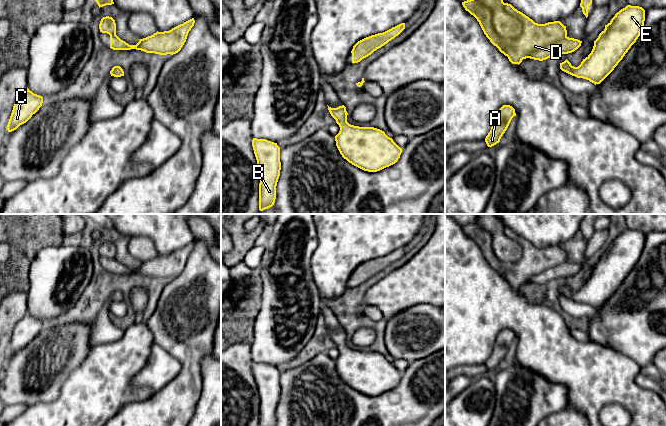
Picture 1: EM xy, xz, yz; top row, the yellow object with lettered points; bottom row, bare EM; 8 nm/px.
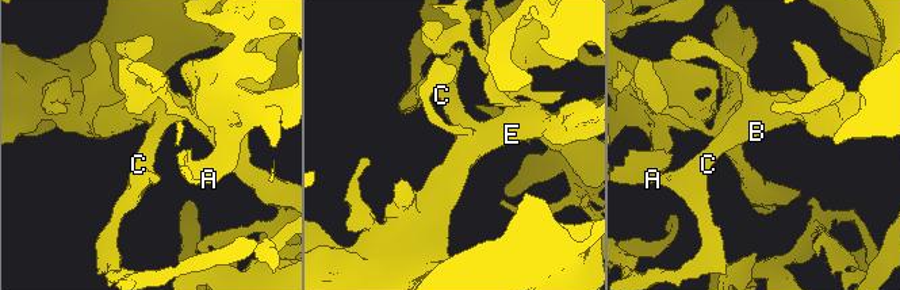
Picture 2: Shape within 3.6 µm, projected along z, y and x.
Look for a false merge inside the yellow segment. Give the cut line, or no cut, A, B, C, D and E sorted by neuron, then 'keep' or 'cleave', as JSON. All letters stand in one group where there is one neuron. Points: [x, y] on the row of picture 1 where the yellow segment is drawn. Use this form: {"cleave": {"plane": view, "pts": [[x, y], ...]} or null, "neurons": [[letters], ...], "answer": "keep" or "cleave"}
{"cleave": null, "neurons": [["A", "B", "C", "D", "E"]], "answer": "keep"}

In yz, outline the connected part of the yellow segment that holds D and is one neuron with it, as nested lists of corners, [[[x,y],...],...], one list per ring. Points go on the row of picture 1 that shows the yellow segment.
[[[467,0],[463,7],[479,22],[484,34],[512,64],[530,58],[543,61],[577,50],[582,41],[567,36],[560,21],[535,23],[503,0]]]

